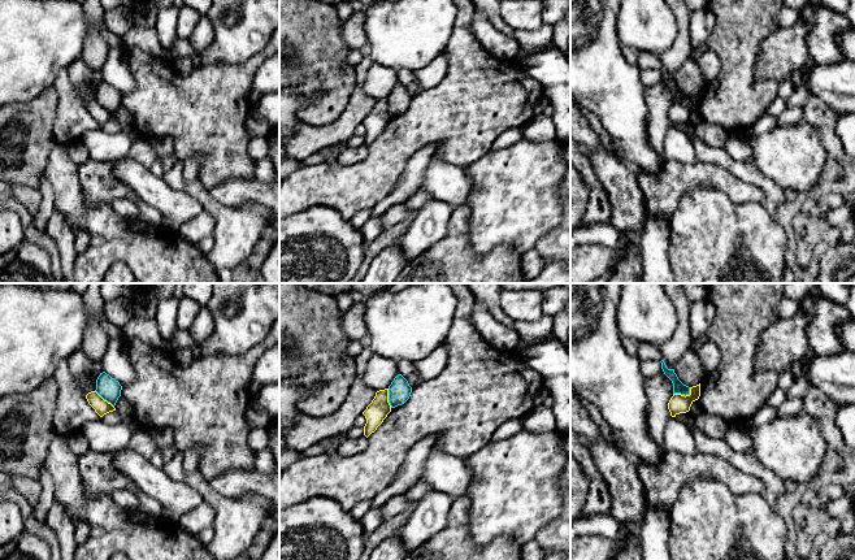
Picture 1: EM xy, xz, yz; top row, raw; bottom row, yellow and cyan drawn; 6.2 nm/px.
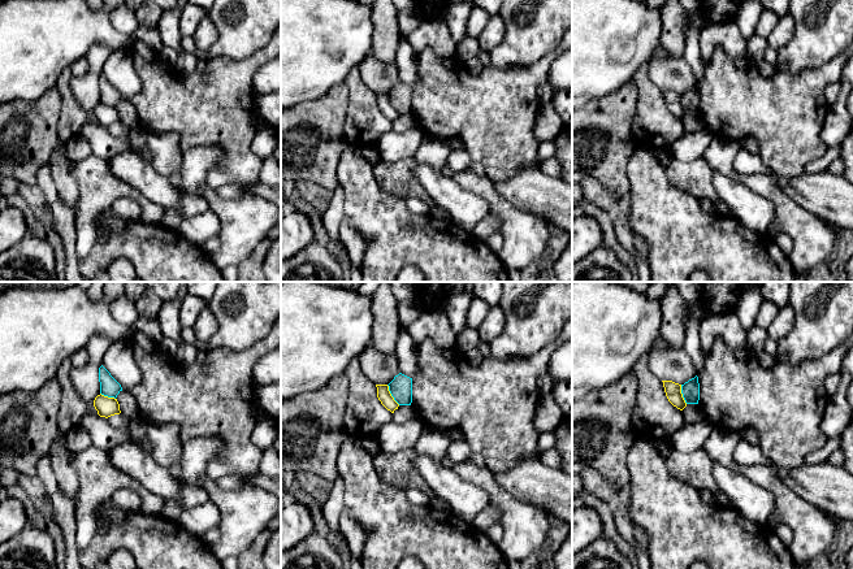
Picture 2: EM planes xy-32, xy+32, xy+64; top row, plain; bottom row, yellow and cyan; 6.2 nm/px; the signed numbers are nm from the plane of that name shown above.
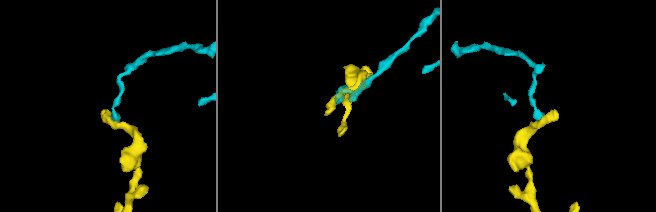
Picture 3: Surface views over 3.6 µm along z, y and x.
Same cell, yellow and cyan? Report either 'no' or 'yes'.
no

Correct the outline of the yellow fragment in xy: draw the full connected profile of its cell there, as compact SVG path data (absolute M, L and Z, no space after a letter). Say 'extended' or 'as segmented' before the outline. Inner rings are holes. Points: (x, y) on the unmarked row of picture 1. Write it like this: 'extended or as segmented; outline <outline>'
as segmented; outline M96 100L88 101L86 104L86 108L100 126L109 121L116 120L116 117L110 112L104 109Z

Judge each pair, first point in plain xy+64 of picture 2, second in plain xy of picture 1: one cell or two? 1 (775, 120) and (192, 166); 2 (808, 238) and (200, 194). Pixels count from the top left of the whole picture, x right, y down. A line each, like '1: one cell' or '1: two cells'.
1: two cells
2: one cell

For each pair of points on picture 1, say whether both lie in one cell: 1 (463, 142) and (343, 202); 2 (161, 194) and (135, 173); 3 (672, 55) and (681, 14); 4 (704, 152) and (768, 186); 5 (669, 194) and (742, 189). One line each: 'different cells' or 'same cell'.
1: same cell
2: same cell
3: same cell
4: same cell
5: same cell

